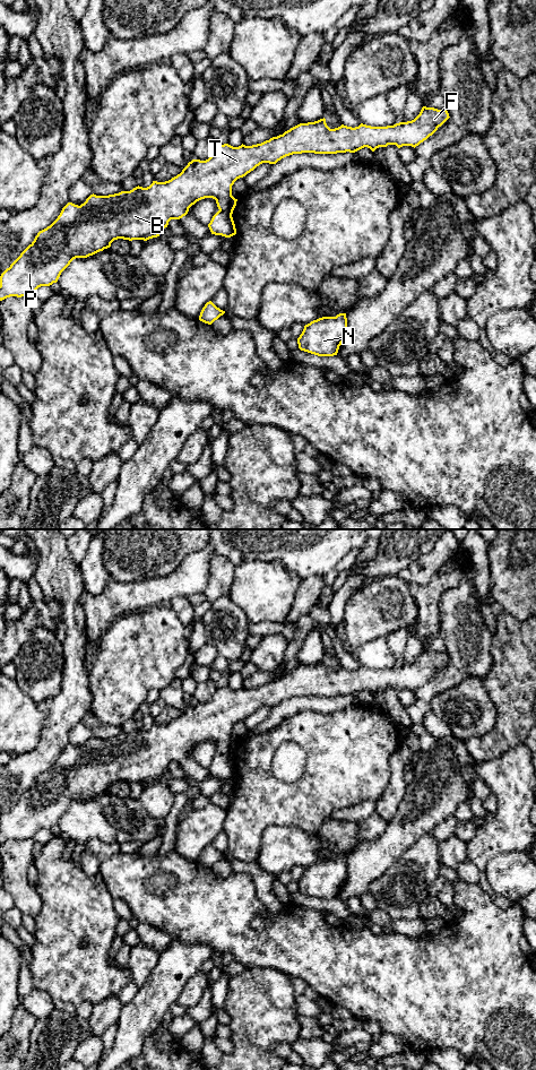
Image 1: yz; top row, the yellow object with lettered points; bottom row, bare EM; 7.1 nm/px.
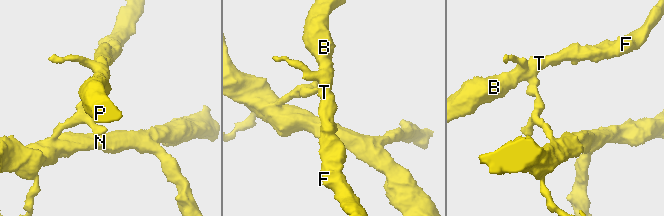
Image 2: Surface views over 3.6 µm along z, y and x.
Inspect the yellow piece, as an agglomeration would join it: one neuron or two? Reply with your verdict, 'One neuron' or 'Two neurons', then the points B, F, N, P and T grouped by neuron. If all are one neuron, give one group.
Two neurons. Groups: B F P T / N

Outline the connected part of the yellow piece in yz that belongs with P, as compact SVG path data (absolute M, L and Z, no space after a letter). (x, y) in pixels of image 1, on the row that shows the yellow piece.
M423 106L420 114L412 121L399 122L387 127L371 127L361 123L352 128L342 124L330 129L326 119L300 123L283 135L273 137L261 144L233 147L228 144L218 145L213 155L206 159L192 159L180 174L165 182L153 181L147 187L136 187L130 191L121 191L109 196L90 195L80 206L68 202L58 218L46 228L40 231L34 241L0 276L0 301L10 296L28 296L41 286L57 283L61 273L76 258L87 258L111 247L114 240L144 240L159 236L171 219L185 216L189 208L205 198L216 200L221 212L233 214L237 199L232 196L234 182L245 176L262 163L276 164L282 158L302 153L337 154L355 153L364 147L374 152L379 147L396 145L416 147L448 119L446 109Z

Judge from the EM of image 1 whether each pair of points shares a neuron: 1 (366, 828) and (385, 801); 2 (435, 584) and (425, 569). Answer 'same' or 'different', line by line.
1: different
2: different

